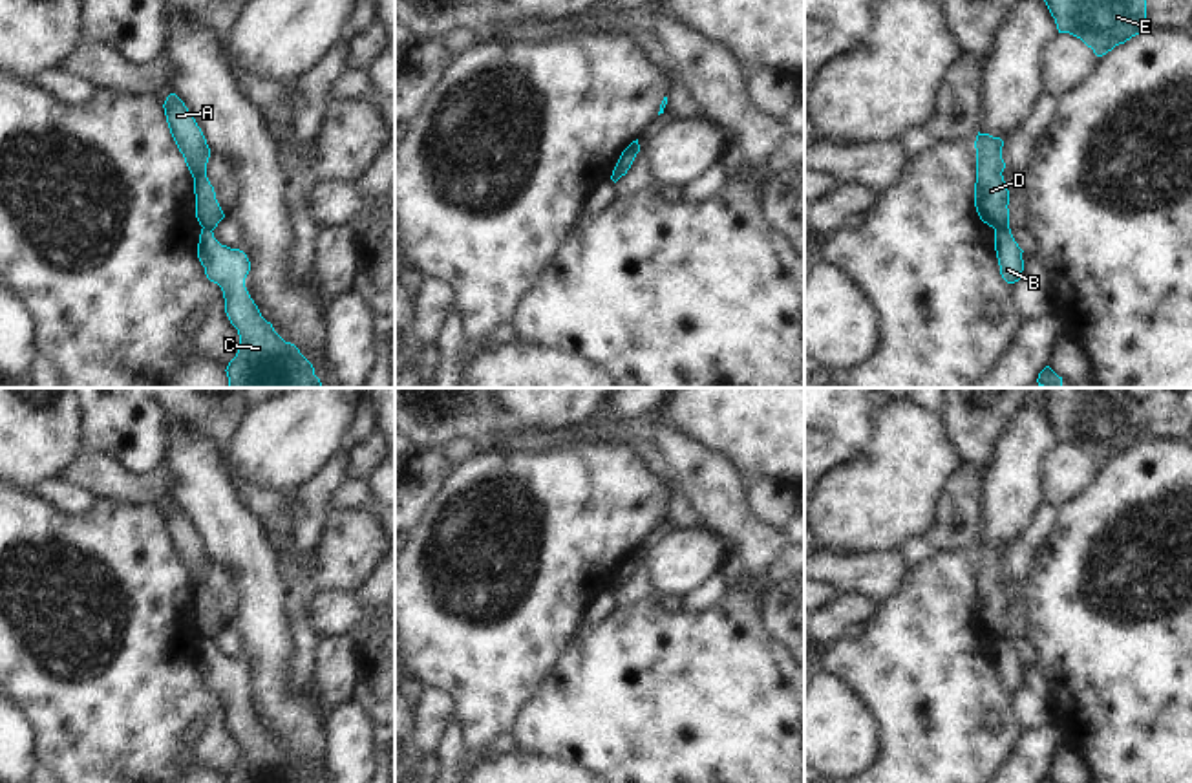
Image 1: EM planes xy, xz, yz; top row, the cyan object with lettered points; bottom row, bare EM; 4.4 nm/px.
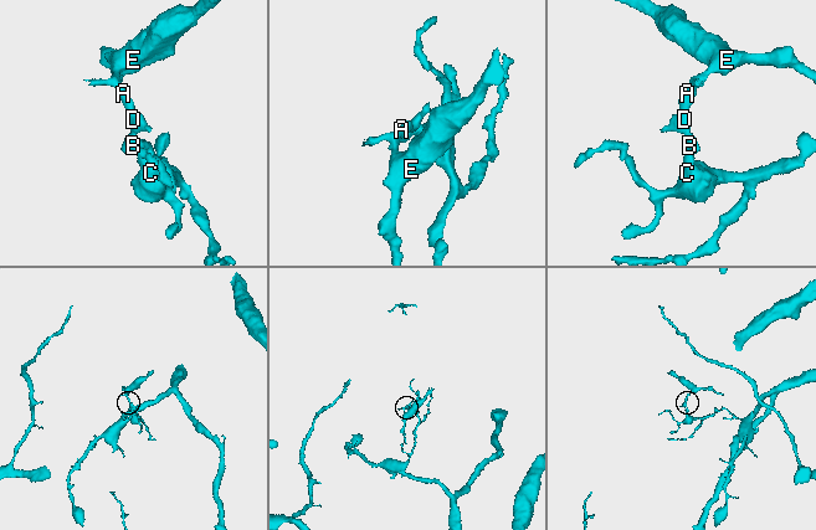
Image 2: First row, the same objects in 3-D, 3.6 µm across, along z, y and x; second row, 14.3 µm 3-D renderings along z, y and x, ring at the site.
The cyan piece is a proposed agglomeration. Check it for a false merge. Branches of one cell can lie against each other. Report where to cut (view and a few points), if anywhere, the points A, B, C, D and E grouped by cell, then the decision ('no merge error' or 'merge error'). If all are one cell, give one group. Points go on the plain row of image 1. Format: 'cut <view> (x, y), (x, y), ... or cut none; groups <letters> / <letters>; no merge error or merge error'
cut yz (1008, 635), (995, 639); groups A D E / B C; merge error

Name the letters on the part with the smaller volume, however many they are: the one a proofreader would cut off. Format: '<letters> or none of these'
A, D, E

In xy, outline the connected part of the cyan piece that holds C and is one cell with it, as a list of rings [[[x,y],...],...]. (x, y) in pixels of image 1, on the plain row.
[[[201,638],[197,668],[207,688],[221,697],[225,723],[239,745],[227,783],[314,783],[313,774],[274,741],[250,708],[245,697],[250,671],[243,660],[221,655],[212,640]]]

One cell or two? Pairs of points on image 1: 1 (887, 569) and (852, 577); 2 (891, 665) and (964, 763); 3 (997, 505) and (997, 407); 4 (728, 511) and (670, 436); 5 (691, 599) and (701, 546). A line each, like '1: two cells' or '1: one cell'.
1: one cell
2: one cell
3: two cells
4: one cell
5: two cells

